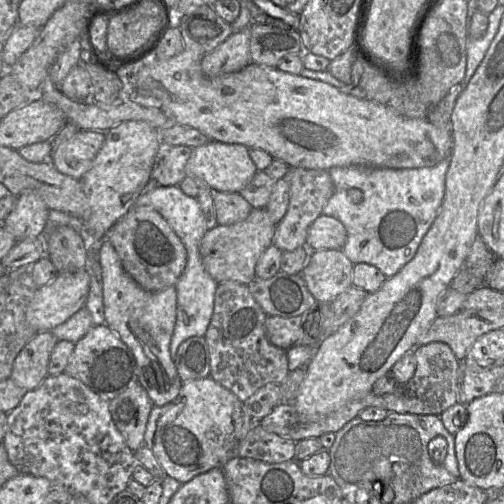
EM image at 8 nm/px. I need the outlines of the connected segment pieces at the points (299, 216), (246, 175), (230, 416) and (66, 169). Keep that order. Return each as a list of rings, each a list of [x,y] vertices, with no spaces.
[[[289,167],[284,176],[290,187],[290,200],[284,217],[276,224],[273,244],[282,251],[293,251],[306,246],[310,225],[322,214],[324,206],[334,193],[334,185],[328,170]]]
[[[210,141],[205,145],[193,148],[185,166],[187,176],[200,178],[210,188],[221,192],[239,193],[252,180],[257,171],[248,147],[220,141]]]
[[[211,376],[182,383],[173,401],[152,407],[144,438],[166,474],[183,484],[213,468],[222,468],[233,457],[239,457],[236,455],[238,445],[256,421],[246,404]]]
[[[79,130],[52,151],[50,162],[61,174],[82,179],[105,140],[105,131]]]

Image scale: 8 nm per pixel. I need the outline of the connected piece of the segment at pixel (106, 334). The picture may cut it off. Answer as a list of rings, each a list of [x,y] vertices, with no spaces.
[[[106,324],[92,326],[85,336],[75,343],[64,373],[80,380],[107,400],[138,383],[137,364],[132,351]]]

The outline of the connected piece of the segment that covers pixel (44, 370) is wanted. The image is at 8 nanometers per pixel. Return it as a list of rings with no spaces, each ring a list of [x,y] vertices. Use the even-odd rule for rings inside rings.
[[[39,332],[16,356],[10,378],[27,391],[40,386],[48,374],[51,353],[58,339],[50,332]]]

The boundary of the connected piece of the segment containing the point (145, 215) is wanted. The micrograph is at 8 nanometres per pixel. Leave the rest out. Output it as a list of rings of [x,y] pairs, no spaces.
[[[133,206],[105,234],[118,254],[124,270],[146,291],[174,286],[187,263],[187,251],[168,222],[149,206]]]

